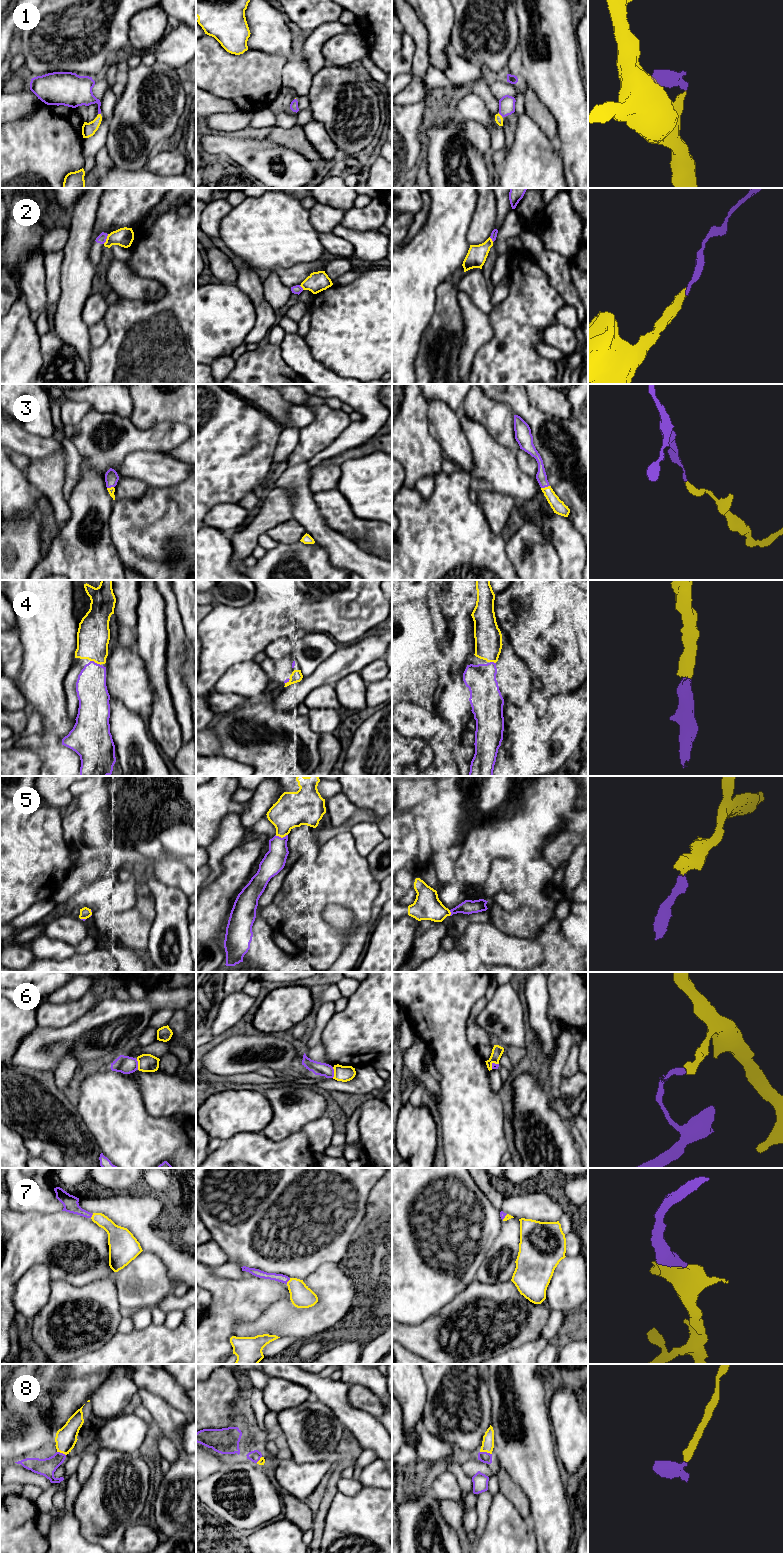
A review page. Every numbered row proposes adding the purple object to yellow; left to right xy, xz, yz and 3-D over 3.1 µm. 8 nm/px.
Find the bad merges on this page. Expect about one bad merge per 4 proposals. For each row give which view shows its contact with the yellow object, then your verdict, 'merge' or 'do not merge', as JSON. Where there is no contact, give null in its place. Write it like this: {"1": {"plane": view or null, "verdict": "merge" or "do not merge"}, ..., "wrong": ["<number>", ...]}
{"1": {"plane": "yz", "verdict": "merge"}, "2": {"plane": "xy", "verdict": "do not merge"}, "3": {"plane": "yz", "verdict": "merge"}, "4": {"plane": "xy", "verdict": "merge"}, "5": {"plane": "xz", "verdict": "merge"}, "6": {"plane": "xy", "verdict": "do not merge"}, "7": {"plane": "xz", "verdict": "merge"}, "8": {"plane": "yz", "verdict": "merge"}, "wrong": ["2", "6"]}

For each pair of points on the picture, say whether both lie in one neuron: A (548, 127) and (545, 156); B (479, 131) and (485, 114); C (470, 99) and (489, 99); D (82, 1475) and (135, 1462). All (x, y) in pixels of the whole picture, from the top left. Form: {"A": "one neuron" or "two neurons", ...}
{"A": "two neurons", "B": "two neurons", "C": "two neurons", "D": "two neurons"}

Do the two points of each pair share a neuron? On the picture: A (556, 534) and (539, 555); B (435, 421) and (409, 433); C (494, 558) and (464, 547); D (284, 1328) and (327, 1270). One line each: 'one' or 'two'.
A: two
B: two
C: one
D: one

